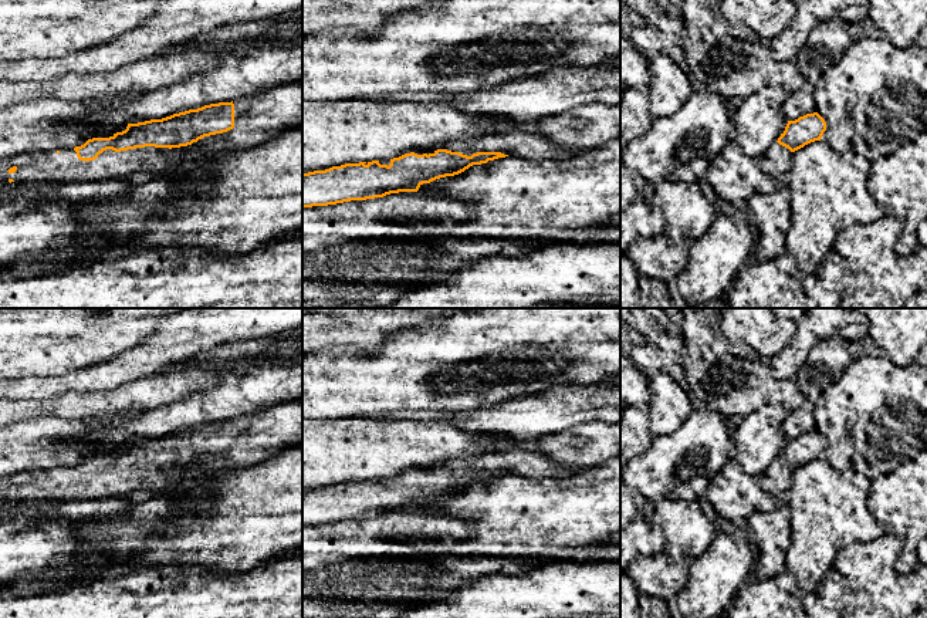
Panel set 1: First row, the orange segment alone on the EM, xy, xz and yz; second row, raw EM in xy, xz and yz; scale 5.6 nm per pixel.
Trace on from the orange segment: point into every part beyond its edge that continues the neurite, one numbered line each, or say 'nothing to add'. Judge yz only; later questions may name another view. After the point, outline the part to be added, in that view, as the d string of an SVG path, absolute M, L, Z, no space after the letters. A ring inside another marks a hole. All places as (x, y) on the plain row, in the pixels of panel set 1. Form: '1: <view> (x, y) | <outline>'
1: yz (777, 480) | M775 460L772 466L758 479L761 487L767 493L782 500L792 484L792 470Z

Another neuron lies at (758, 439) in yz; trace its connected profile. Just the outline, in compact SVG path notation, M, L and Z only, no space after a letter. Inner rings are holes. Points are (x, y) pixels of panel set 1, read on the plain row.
M767 403L735 421L734 449L748 475L762 476L784 452L788 439L782 433L782 423L786 416L779 403Z

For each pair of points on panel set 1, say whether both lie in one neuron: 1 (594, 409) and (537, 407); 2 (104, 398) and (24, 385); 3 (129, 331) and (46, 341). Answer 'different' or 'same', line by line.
1: same
2: different
3: same

